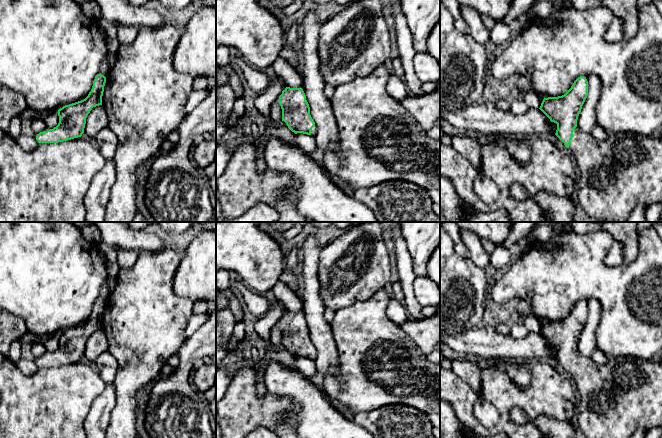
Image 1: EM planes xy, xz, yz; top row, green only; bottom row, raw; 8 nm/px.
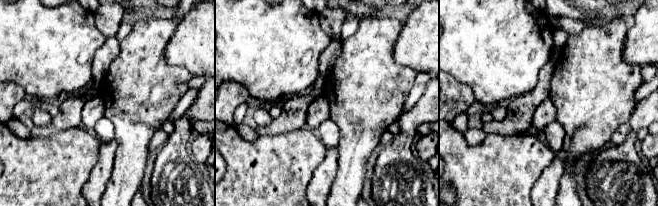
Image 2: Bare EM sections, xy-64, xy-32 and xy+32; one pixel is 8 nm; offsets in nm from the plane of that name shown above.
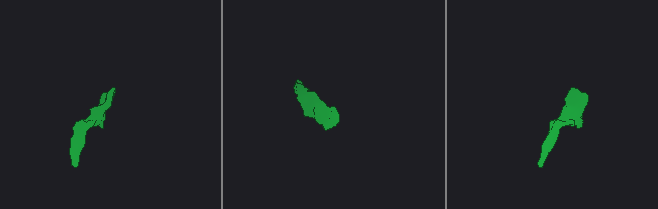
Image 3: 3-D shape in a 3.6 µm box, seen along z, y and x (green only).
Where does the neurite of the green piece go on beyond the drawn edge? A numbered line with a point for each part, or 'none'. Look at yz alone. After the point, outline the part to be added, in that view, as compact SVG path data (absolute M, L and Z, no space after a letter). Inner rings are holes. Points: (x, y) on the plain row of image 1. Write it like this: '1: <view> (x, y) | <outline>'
1: yz (616, 399) | M577 350L573 355L573 361L568 370L569 377L576 383L575 390L578 400L575 413L578 418L579 428L587 438L631 438L639 429L650 430L655 427L662 427L662 354L651 360L632 356L609 357L605 364L597 365L591 357L585 357Z

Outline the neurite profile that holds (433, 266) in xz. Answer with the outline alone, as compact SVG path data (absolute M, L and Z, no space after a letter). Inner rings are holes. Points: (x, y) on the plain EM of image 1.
M440 244L429 258L426 266L426 277L440 288Z

